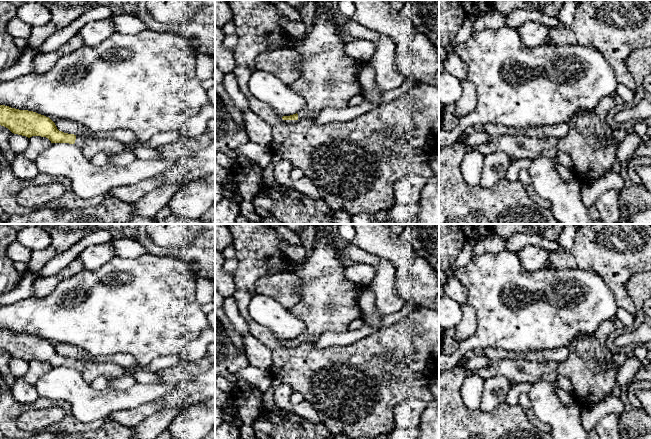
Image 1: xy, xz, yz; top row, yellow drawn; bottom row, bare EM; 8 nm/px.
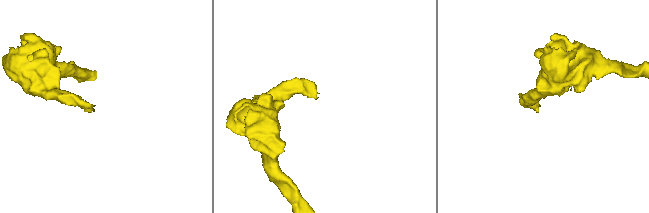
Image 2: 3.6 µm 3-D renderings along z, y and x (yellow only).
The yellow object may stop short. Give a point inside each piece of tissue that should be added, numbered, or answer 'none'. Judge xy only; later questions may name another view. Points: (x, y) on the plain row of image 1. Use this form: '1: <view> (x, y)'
1: xy (89, 370)

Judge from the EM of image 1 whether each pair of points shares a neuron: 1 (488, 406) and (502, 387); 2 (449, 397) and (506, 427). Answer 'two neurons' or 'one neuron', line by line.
1: one neuron
2: one neuron

